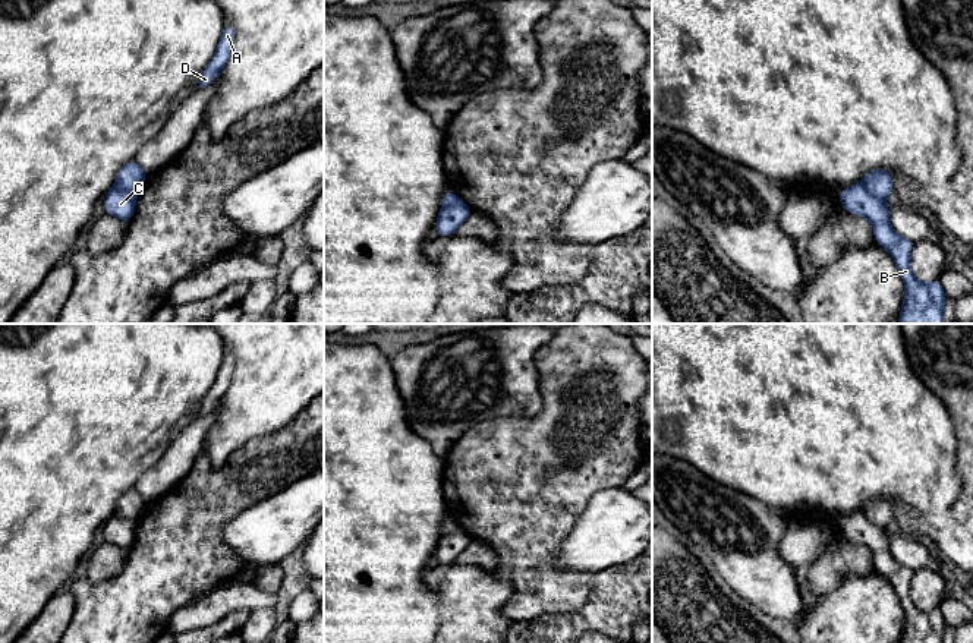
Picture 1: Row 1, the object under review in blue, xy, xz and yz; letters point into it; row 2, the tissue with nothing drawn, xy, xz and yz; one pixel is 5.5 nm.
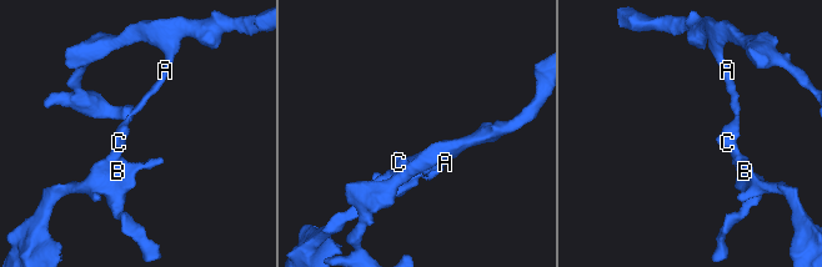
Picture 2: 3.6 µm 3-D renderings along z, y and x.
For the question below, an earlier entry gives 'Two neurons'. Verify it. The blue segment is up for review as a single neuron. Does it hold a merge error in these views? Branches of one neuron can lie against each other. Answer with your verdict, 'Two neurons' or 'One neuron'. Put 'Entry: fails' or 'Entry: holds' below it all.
Two neurons
Entry: holds

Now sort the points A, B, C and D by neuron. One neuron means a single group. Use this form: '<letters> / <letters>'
A D / B C

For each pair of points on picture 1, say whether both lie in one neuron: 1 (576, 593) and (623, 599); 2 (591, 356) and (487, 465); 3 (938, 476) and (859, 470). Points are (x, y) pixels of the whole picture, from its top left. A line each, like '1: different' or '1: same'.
1: different
2: same
3: same

